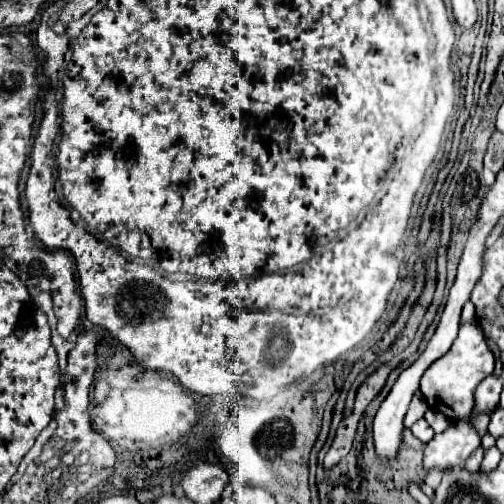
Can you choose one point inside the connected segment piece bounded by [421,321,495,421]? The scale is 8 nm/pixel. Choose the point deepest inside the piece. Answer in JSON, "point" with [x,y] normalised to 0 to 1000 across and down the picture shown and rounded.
{"point":[889,764]}

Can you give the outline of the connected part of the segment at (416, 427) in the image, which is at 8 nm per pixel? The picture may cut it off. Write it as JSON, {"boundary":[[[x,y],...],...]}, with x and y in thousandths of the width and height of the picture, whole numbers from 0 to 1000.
{"boundary":[[[843,831],[823,835],[823,839],[819,839],[819,847],[815,847],[815,855],[819,855],[819,863],[823,863],[831,875],[839,875],[839,879],[851,879],[851,871],[863,863],[863,859],[859,859],[859,851],[851,847],[851,839],[847,839]]]}

